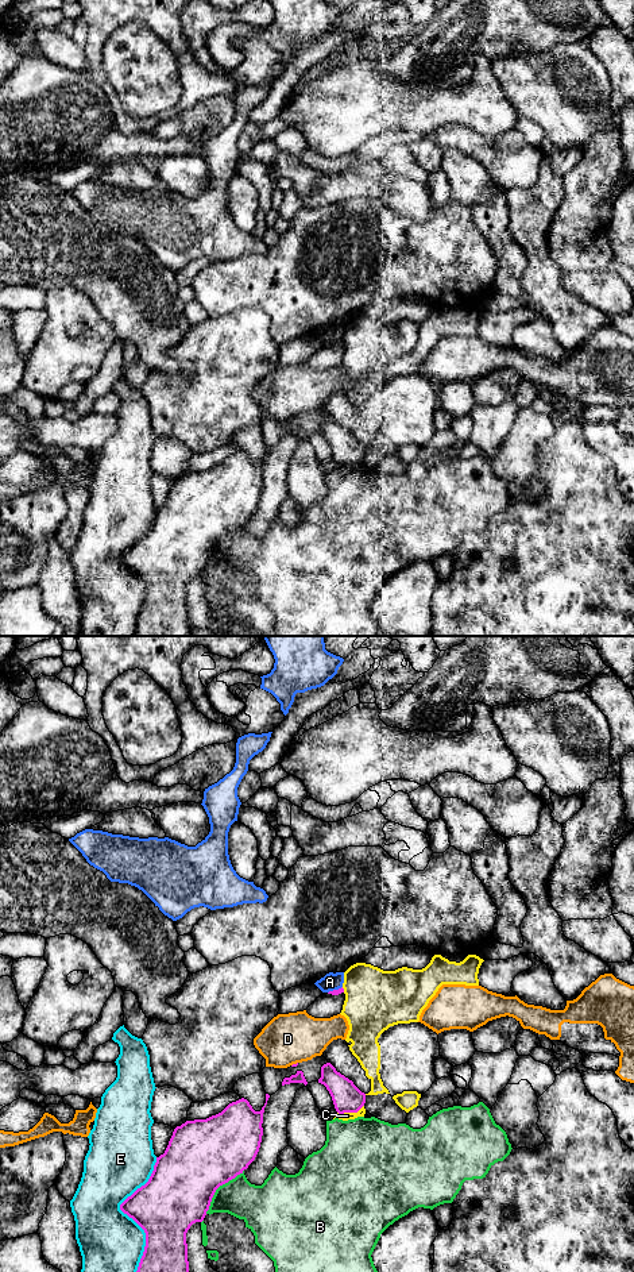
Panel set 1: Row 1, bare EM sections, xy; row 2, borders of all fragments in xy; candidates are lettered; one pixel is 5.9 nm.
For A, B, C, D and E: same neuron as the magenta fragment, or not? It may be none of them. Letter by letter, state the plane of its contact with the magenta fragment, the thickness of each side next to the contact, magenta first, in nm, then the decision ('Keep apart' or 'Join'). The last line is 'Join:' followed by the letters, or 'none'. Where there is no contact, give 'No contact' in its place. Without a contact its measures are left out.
A: Touches magenta in xy. Thickness 30 nm (magenta) against 100 nm. Keep apart
B: Touches magenta in xy. Thickness 420 nm (magenta) against 220 nm. Keep apart
C: Touches magenta in xy. Thickness 180 nm (magenta) against 50 nm. Keep apart
D: Touches magenta in xy. Thickness 20 nm (magenta) against 300 nm. Keep apart
E: Touches magenta in xy. Thickness 380 nm (magenta) against 380 nm. Keep apart
Join: none

